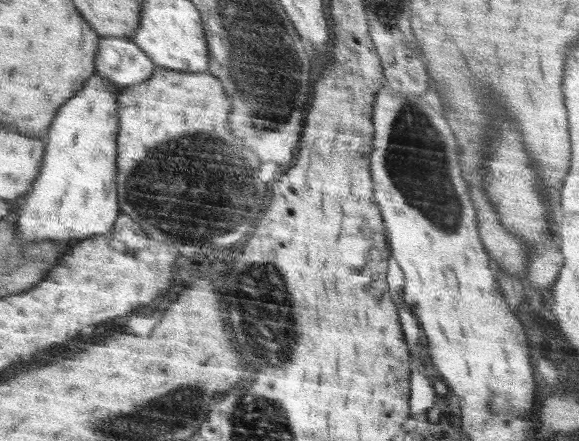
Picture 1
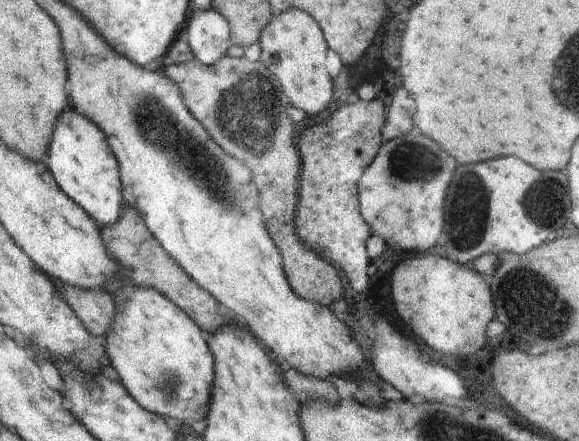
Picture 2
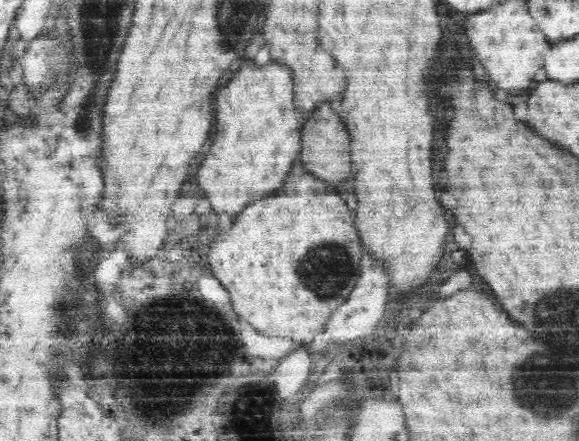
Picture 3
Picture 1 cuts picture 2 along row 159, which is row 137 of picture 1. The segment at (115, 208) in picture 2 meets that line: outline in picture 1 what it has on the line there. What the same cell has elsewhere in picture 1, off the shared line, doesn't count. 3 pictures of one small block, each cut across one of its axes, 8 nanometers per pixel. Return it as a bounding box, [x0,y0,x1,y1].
[18,74,121,244]

